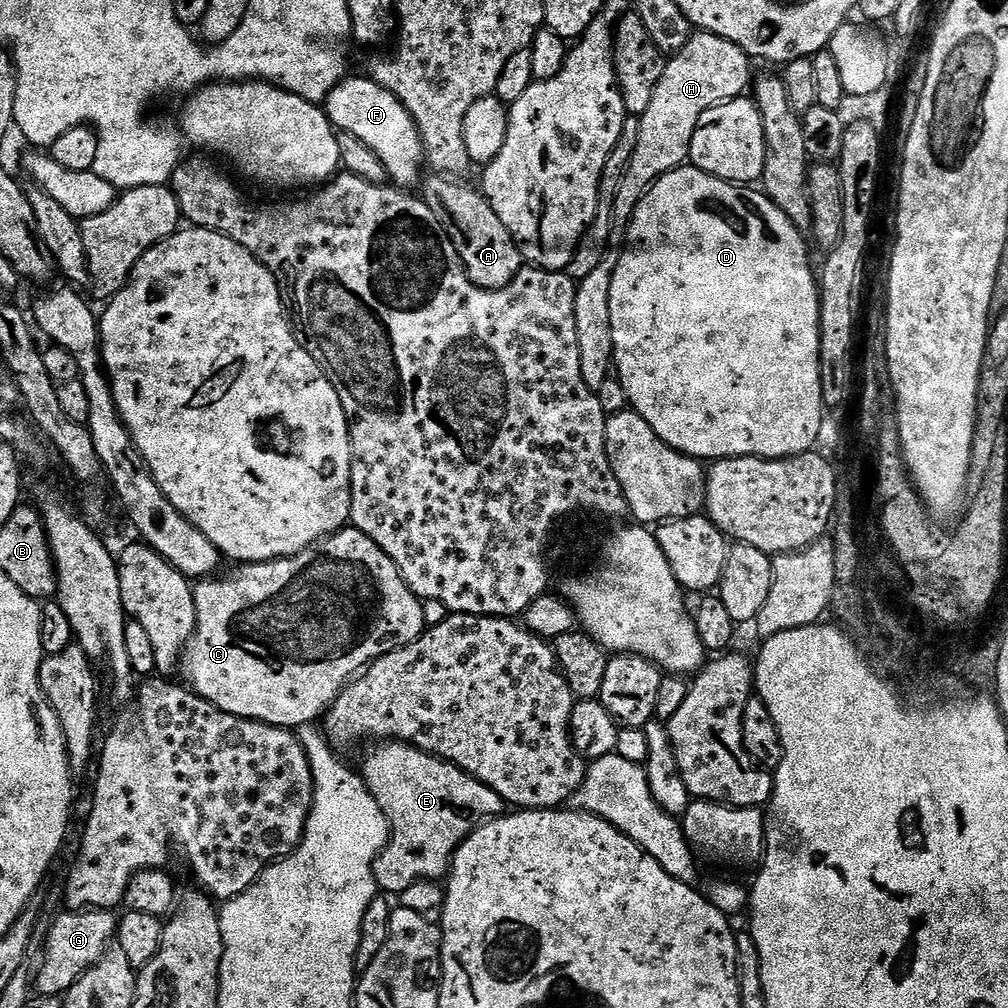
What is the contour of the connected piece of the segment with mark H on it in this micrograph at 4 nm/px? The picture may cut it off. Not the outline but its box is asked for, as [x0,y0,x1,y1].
[613,30,754,249]

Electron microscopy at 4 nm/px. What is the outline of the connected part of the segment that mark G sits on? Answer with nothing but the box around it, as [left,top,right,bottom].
[34,908,118,997]

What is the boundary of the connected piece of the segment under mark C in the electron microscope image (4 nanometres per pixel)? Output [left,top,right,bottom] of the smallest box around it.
[182,526,426,730]

